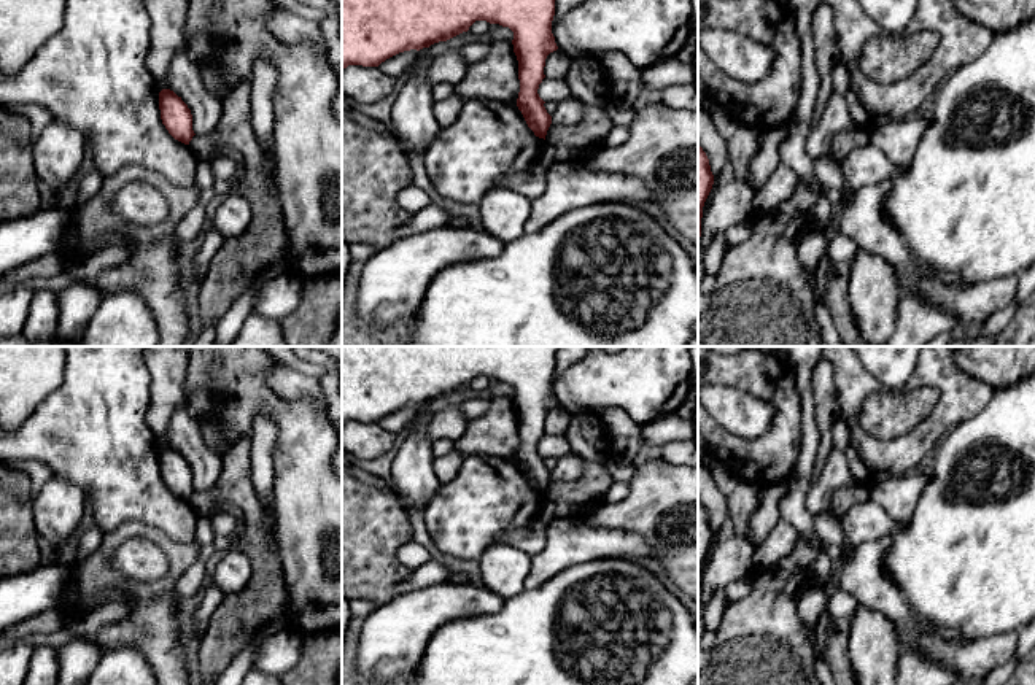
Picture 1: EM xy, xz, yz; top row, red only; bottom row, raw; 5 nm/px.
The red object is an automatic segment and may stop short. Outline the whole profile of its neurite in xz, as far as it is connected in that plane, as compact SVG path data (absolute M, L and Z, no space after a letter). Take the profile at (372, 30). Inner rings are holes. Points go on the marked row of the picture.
M342 0L342 72L348 65L378 67L399 52L447 41L475 21L509 27L518 60L517 106L545 140L552 116L537 89L547 56L558 49L553 16L555 0Z

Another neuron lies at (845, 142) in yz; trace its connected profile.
M855 127L851 130L841 130L833 137L831 157L843 162L852 149L866 143L870 143L868 129Z

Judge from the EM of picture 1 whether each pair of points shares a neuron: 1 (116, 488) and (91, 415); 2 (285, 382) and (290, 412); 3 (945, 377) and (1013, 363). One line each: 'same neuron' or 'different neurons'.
1: same neuron
2: different neurons
3: different neurons

